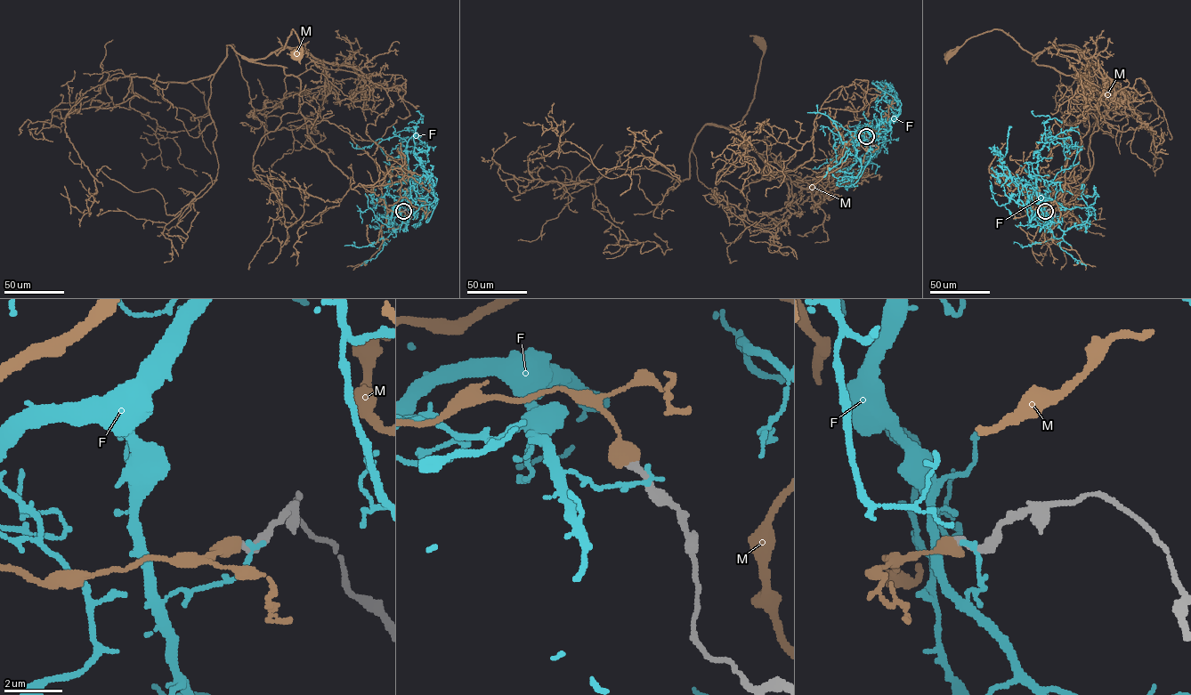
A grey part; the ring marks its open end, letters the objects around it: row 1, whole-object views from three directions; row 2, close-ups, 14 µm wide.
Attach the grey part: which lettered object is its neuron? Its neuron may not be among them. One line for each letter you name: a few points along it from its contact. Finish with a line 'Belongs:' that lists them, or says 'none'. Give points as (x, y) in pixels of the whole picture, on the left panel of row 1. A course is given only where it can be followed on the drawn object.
M: course (403, 211), (387, 212), (347, 128), (301, 113), (312, 60), (274, 52), (293, 29), (298, 53)
Belongs: M

